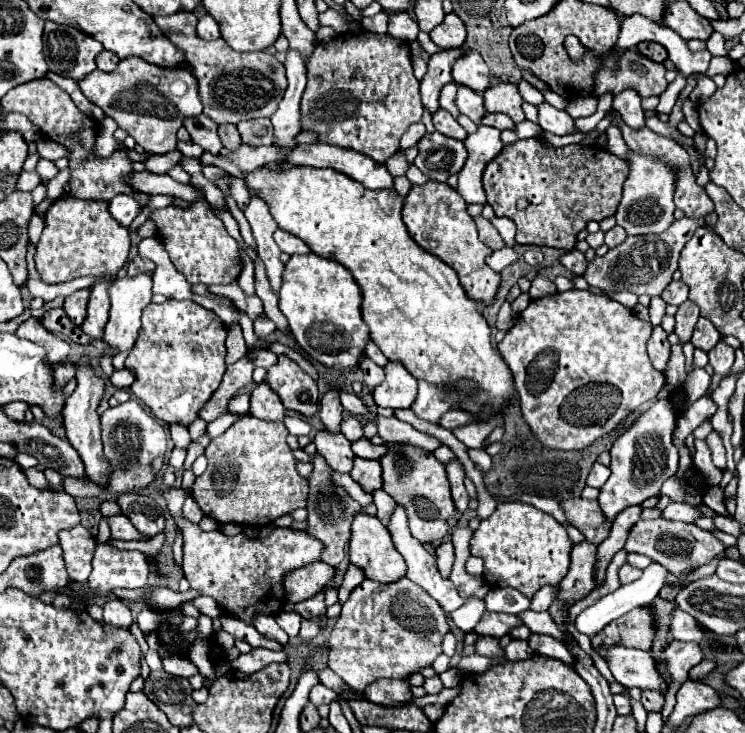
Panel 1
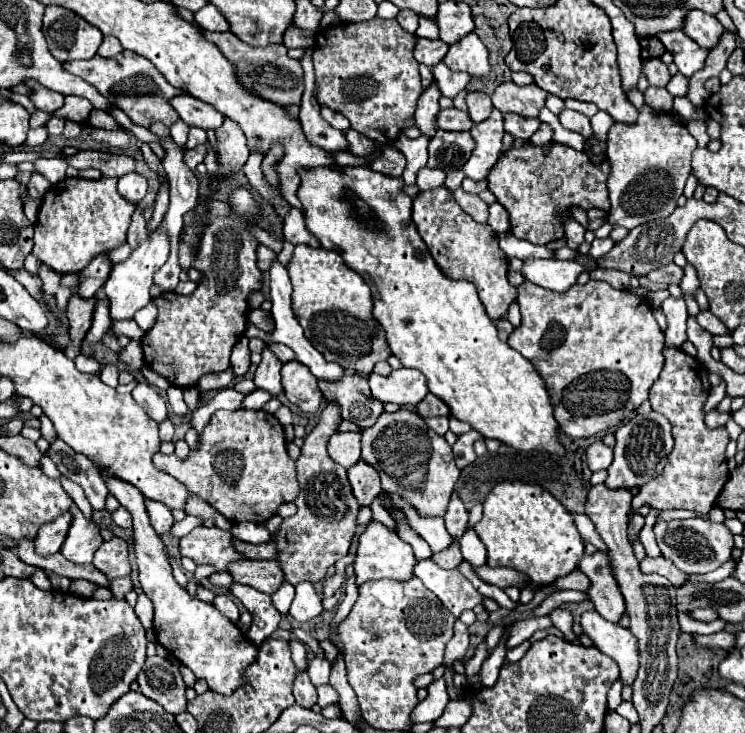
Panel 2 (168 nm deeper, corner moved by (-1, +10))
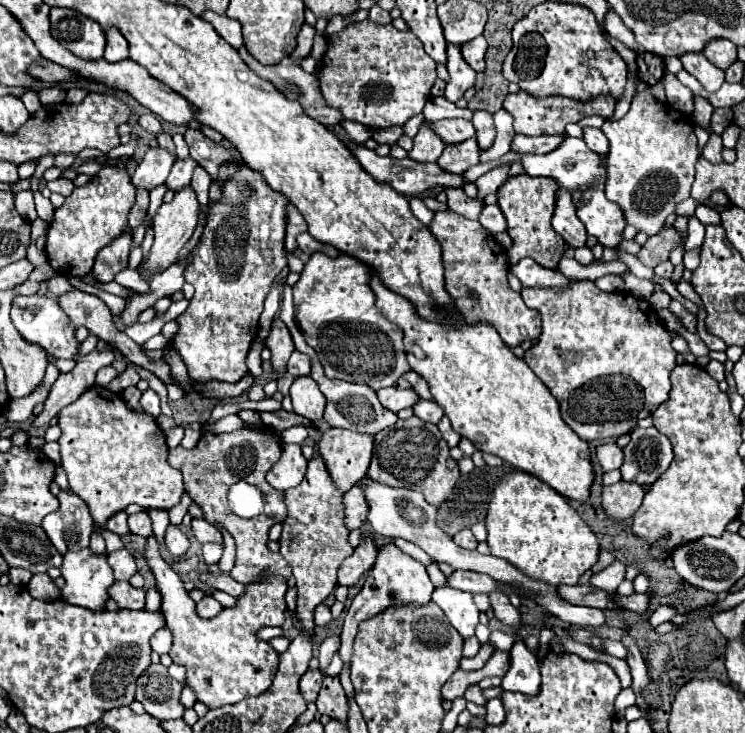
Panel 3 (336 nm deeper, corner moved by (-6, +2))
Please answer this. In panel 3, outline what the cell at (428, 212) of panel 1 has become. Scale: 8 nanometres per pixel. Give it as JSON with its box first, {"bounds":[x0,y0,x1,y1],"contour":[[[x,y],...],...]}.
{"bounds":[429,210,541,348],"contour":[[[445,210],[435,212],[435,218],[429,228],[443,250],[445,288],[467,324],[485,322],[493,326],[509,348],[521,346],[525,340],[535,340],[541,336],[539,312],[527,308],[521,294],[509,288],[507,254],[495,242],[495,238],[487,234],[487,230],[483,230],[479,222],[467,220],[451,210]]]}

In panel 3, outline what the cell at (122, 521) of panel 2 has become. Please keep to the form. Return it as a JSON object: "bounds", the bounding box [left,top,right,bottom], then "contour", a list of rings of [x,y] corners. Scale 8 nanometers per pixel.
{"bounds":[129,512,153,536],"contour":[[[139,512],[139,514],[133,514],[129,516],[129,528],[133,534],[139,534],[139,536],[153,536],[153,526],[151,526],[151,518],[147,512]]]}

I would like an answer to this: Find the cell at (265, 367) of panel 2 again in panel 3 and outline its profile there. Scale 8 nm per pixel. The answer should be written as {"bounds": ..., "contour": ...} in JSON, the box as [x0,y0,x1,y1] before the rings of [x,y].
{"bounds":[265,320,295,374],"contour":[[[273,320],[273,326],[271,326],[271,334],[269,338],[265,340],[267,348],[271,350],[271,362],[273,362],[273,368],[283,374],[285,372],[285,366],[287,366],[287,358],[293,354],[295,346],[293,346],[293,338],[287,330],[287,326],[283,324],[283,320]]]}

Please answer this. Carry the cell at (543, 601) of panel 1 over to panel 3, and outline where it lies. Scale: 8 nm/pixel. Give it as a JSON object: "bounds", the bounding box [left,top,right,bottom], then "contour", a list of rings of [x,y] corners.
{"bounds":[433,586,479,640],"contour":[[[443,586],[433,592],[433,602],[445,612],[449,624],[461,634],[463,640],[475,636],[475,626],[479,624],[479,610],[471,594]]]}

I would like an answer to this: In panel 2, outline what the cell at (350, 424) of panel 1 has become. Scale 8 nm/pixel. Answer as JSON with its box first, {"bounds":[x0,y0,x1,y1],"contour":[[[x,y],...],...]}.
{"bounds":[320,374,382,428],"contour":[[[344,374],[342,382],[320,382],[324,398],[334,398],[342,406],[342,418],[358,424],[360,428],[374,426],[376,416],[382,414],[382,404],[372,398],[368,380],[358,374]]]}

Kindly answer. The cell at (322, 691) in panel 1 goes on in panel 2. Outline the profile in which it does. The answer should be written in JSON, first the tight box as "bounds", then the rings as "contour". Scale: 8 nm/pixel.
{"bounds":[306,658,330,686],"contour":[[[314,658],[308,668],[306,668],[310,680],[314,686],[324,686],[328,684],[328,676],[330,676],[330,664],[326,662],[326,658]]]}

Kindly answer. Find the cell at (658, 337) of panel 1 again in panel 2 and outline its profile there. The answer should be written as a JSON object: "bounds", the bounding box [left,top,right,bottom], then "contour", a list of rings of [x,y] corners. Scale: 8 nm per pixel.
{"bounds":[632,346,728,518],"contour":[[[664,346],[662,354],[666,362],[660,378],[654,382],[650,390],[650,404],[652,410],[664,414],[672,424],[672,436],[676,444],[670,452],[664,472],[654,482],[648,482],[640,488],[638,496],[632,498],[632,508],[638,510],[644,504],[650,504],[658,510],[688,508],[700,512],[706,518],[728,478],[728,466],[724,458],[728,434],[724,428],[708,430],[704,424],[702,406],[708,398],[710,382],[702,362],[684,354],[680,348]]]}

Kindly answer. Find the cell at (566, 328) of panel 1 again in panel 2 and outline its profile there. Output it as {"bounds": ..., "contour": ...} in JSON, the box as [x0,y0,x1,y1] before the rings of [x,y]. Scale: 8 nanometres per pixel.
{"bounds":[508,280,664,438],"contour":[[[524,280],[518,286],[518,304],[522,322],[512,330],[508,344],[528,358],[546,382],[554,418],[564,434],[572,438],[592,438],[622,424],[648,398],[664,364],[664,332],[656,324],[646,298],[634,296],[630,290],[616,290],[608,282],[596,280],[574,284],[562,294]]]}

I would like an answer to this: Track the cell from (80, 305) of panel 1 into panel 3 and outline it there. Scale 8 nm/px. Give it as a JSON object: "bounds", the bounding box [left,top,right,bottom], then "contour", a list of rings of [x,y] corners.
{"bounds":[93,230,131,282],"contour":[[[127,230],[119,238],[103,246],[103,250],[99,250],[93,266],[93,272],[97,274],[99,282],[111,282],[119,270],[127,268],[129,248],[131,248],[131,232]]]}

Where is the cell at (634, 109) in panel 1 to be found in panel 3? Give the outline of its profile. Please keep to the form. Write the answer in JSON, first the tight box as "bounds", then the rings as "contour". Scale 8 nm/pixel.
{"bounds":[603,10,639,52],"contour":[[[611,10],[611,14],[607,14],[607,22],[605,22],[603,26],[605,26],[605,30],[607,30],[613,38],[621,40],[621,42],[627,44],[631,50],[639,52],[639,46],[637,46],[637,42],[635,42],[635,36],[631,34],[631,30],[627,30],[627,26],[623,26],[623,22],[619,22],[619,18],[617,18],[617,14],[615,14],[613,10]]]}

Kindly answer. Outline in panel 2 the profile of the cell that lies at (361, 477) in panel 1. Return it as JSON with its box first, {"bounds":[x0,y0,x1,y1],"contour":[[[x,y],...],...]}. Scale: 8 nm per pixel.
{"bounds":[348,460,382,506],"contour":[[[358,460],[352,468],[348,468],[348,480],[360,506],[370,506],[370,502],[382,490],[378,472],[364,460]]]}

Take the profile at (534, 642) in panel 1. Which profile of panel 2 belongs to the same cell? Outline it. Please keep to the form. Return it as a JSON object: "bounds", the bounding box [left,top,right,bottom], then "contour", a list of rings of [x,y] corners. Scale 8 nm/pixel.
{"bounds":[508,616,552,648],"contour":[[[544,616],[544,618],[526,618],[526,620],[514,622],[510,626],[510,634],[508,634],[508,648],[514,648],[514,646],[522,644],[534,632],[546,630],[546,628],[552,628],[552,622],[550,622],[548,616]]]}

